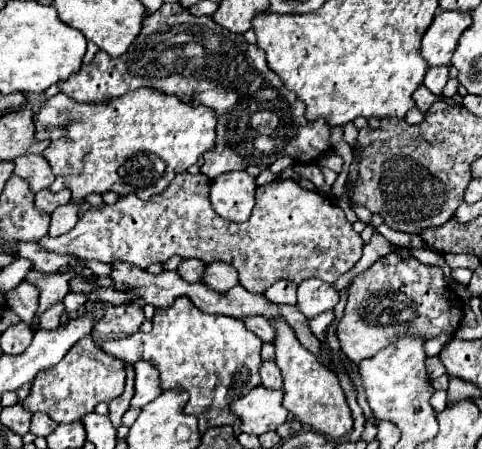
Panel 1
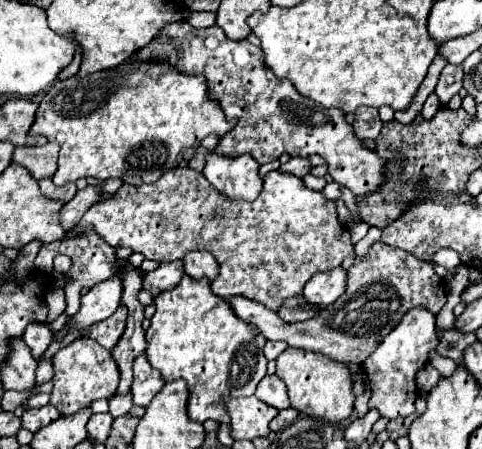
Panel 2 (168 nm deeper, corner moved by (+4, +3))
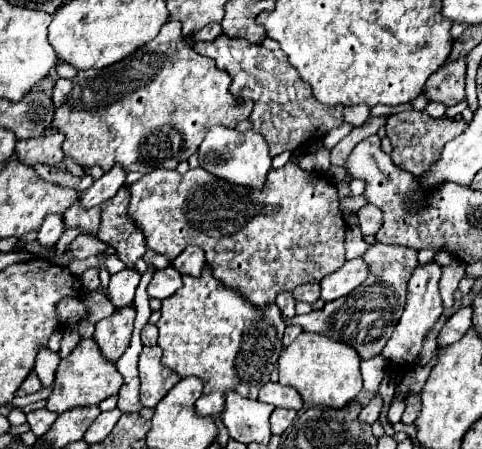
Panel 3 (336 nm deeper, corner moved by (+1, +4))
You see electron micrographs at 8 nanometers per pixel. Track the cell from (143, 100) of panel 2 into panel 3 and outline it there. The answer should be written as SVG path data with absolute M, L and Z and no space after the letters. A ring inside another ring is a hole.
M167 22L155 40L141 46L131 60L123 58L101 70L81 70L71 80L59 78L53 88L55 116L51 128L65 134L63 154L83 168L101 166L107 172L115 164L121 164L125 172L137 170L147 174L157 168L173 170L199 148L211 126L235 128L237 122L249 118L253 104L237 102L229 92L229 86L231 76L217 70L211 58L193 52L191 44L181 36L179 24Z

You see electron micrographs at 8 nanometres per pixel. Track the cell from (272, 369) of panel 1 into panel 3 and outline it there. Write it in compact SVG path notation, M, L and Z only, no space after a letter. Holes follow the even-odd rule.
M267 382L261 392L259 392L259 400L273 404L277 408L293 408L293 410L301 410L303 400L299 396L299 392L291 386L283 386L279 382Z

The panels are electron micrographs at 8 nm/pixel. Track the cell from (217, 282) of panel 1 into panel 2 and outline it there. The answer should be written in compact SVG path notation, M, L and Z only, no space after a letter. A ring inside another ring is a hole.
M188 251L182 261L186 275L194 279L208 277L212 281L212 277L216 277L216 259L208 251Z

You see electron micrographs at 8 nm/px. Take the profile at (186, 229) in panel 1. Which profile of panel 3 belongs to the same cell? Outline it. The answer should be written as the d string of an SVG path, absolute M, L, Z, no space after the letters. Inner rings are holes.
M291 162L279 170L271 170L261 190L227 184L225 180L207 174L203 168L195 168L185 174L179 174L177 170L155 170L131 184L129 192L129 218L143 230L149 250L159 252L173 262L189 244L203 248L215 280L229 290L239 292L253 306L273 304L279 292L291 292L299 284L321 282L345 262L343 240L347 228L339 210L335 186L327 174L315 170L307 172Z

